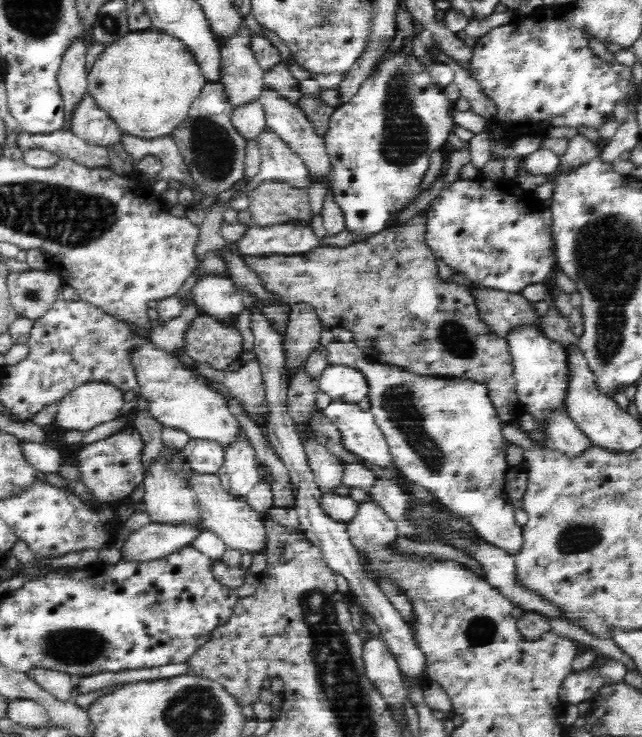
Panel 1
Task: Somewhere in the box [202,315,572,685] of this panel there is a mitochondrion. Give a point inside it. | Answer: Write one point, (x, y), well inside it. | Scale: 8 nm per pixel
(397, 401)

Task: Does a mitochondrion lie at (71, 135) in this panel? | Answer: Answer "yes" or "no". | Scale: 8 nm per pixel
no

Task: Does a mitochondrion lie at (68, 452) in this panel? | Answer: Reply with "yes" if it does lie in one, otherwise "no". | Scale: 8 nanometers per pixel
no

